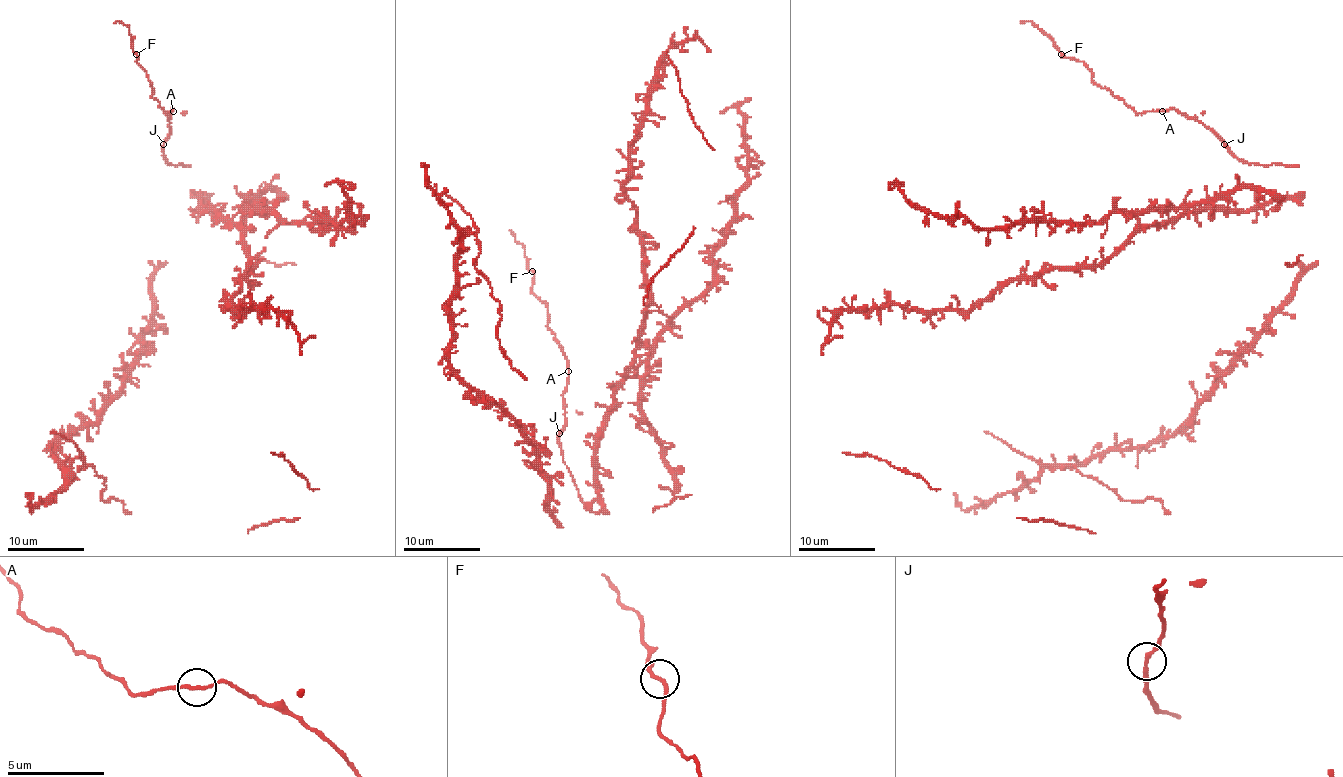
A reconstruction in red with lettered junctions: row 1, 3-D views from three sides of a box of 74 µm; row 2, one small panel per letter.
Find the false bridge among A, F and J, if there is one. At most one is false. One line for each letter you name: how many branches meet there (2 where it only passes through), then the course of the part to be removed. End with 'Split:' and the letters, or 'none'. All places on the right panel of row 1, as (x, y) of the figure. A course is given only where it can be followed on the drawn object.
Split: none

